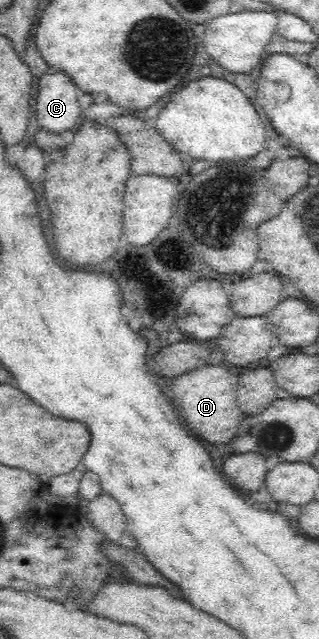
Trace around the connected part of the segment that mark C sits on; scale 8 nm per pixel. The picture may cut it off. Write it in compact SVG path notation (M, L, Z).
M64 72L44 73L39 78L35 116L42 129L50 132L73 132L82 122L78 97L81 94L74 81Z

